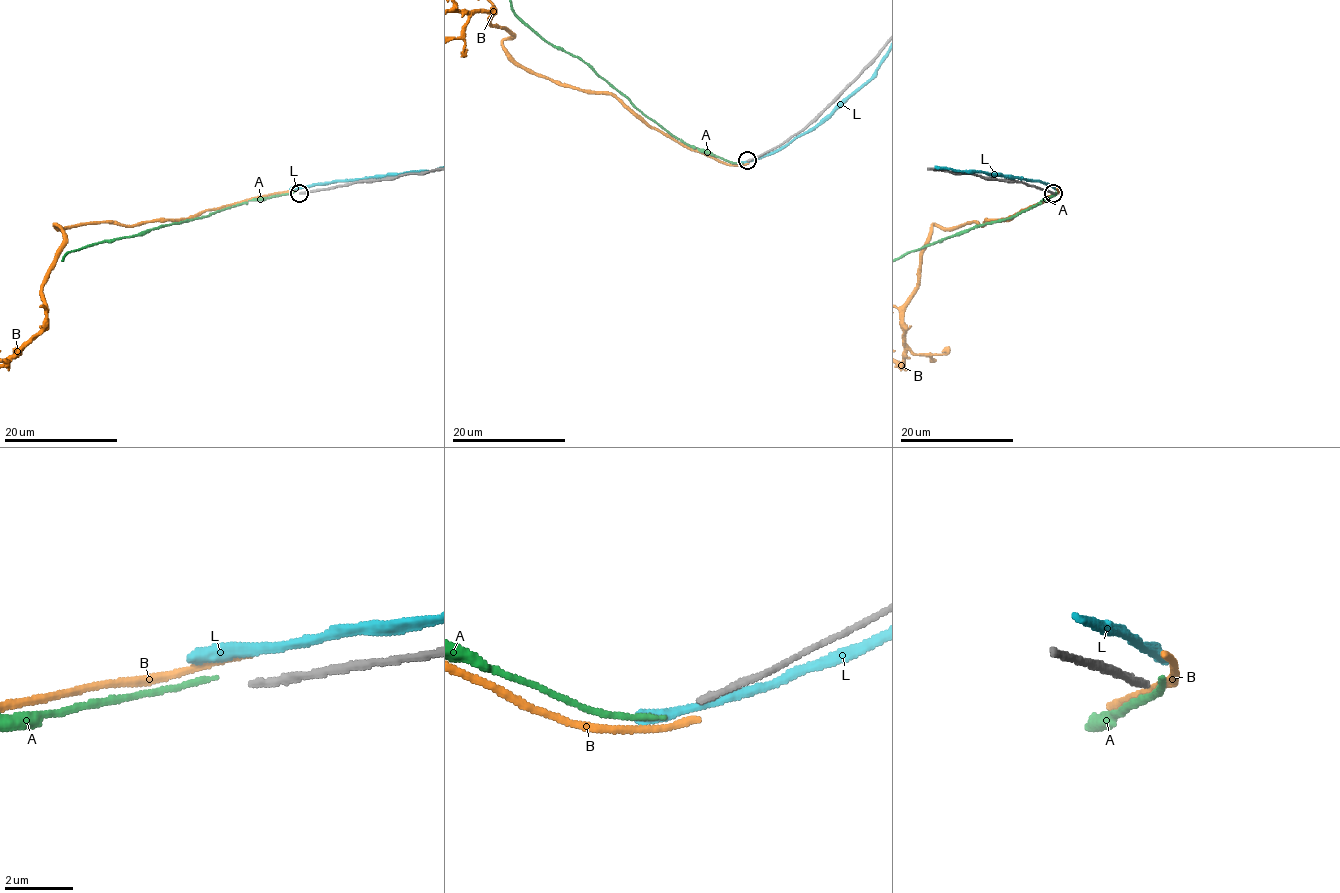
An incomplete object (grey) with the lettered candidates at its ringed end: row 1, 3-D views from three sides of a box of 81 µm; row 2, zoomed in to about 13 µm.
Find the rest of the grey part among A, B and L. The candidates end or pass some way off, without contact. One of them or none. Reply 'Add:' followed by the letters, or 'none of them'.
Add: none of them

